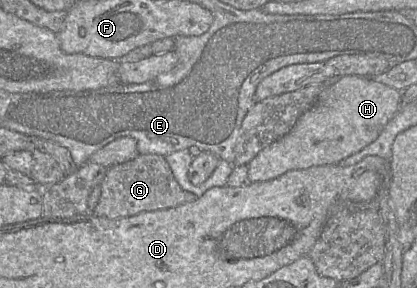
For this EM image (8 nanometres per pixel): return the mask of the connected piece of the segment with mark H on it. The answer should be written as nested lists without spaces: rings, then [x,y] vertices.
[[[347,75],[335,78],[285,136],[265,147],[247,164],[249,179],[252,183],[263,182],[289,170],[338,164],[377,139],[398,112],[401,93],[371,77]]]

